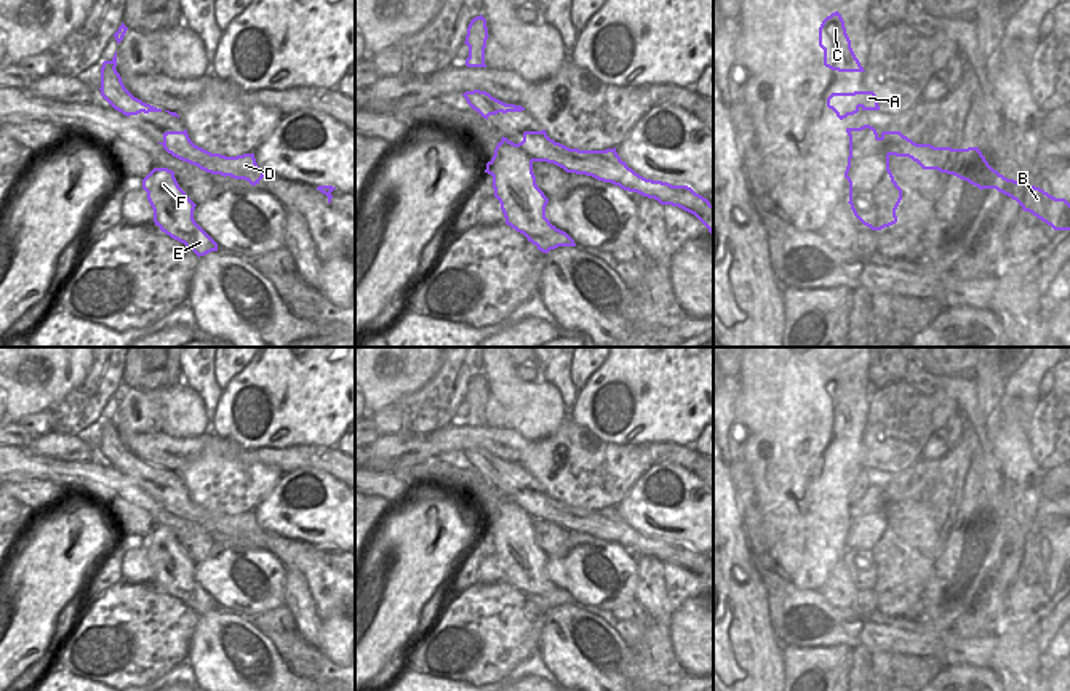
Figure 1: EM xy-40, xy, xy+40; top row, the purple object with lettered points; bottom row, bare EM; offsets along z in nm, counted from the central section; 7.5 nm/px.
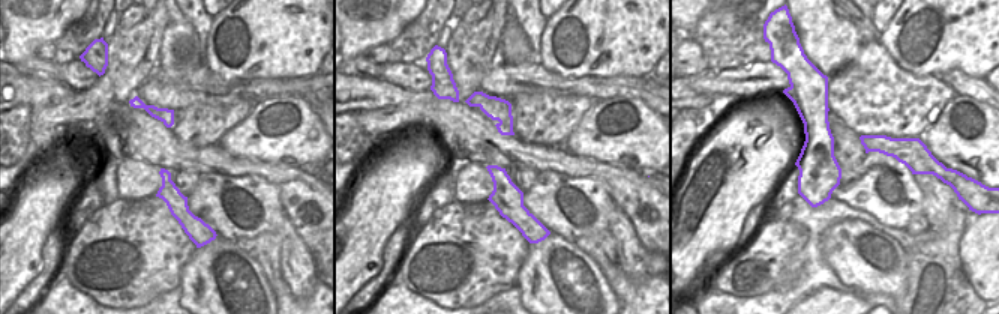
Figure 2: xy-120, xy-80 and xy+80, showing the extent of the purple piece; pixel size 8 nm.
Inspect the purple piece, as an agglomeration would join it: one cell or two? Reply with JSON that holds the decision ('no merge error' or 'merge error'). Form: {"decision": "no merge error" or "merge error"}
{"decision": "merge error"}

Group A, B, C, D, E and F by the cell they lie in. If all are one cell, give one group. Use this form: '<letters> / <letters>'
A C E F / B D

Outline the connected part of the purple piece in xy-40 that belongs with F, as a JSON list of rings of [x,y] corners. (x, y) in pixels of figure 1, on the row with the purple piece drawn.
[[[154,168],[142,189],[154,210],[154,222],[162,232],[184,243],[198,258],[218,251],[218,243],[195,222],[195,203],[179,187],[174,171]]]

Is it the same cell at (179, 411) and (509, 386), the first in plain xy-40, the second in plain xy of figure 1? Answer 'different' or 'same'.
same

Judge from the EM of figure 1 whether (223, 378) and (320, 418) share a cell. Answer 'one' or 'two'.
two

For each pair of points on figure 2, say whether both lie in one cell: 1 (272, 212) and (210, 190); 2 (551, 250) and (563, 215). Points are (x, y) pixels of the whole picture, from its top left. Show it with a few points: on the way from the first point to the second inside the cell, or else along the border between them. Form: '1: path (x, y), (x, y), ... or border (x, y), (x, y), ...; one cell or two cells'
1: path (254, 230), (237, 229), (221, 208); one cell
2: border (551, 232), (572, 242); two cells

